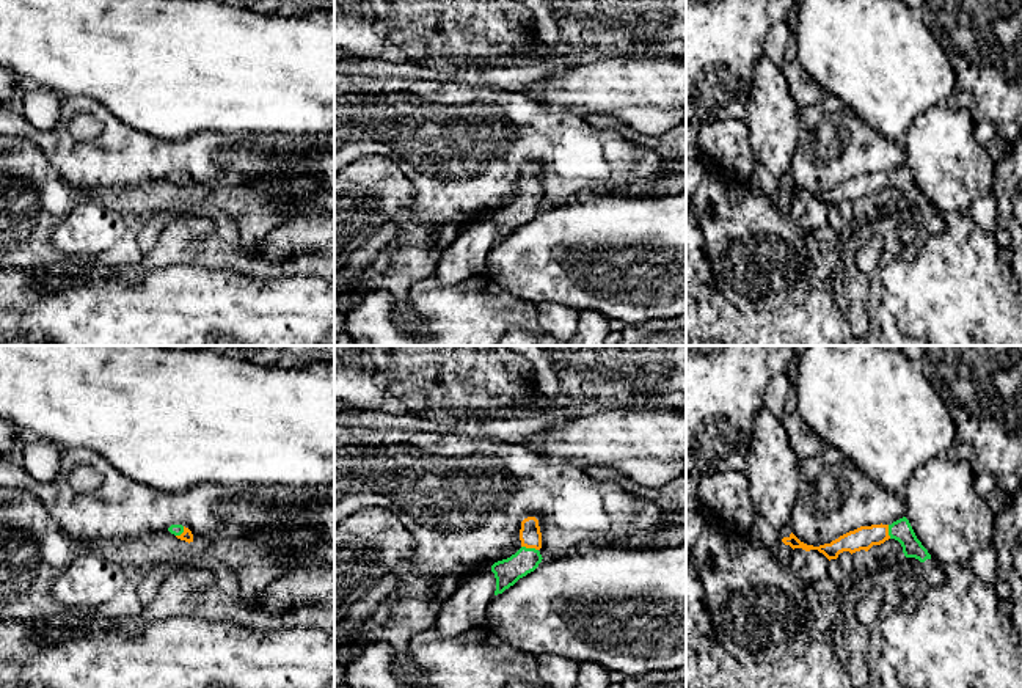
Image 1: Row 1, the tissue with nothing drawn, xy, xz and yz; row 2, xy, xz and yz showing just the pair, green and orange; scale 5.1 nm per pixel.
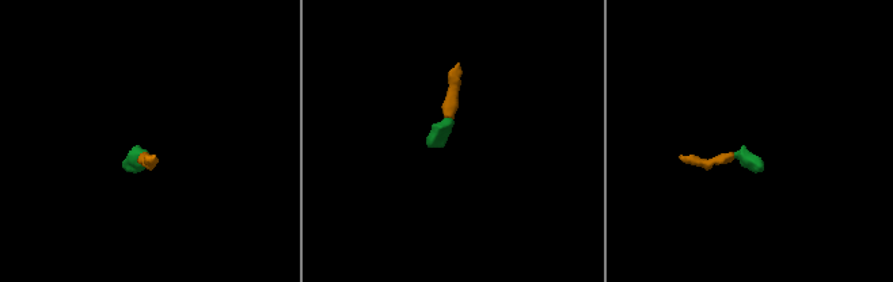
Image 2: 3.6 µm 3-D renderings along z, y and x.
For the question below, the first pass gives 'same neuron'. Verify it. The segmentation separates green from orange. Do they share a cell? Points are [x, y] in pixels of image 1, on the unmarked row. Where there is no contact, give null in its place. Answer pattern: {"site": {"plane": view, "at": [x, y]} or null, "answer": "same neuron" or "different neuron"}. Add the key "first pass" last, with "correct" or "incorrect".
{"site": {"plane": "xz", "at": [529, 197]}, "answer": "same neuron", "first pass": "correct"}

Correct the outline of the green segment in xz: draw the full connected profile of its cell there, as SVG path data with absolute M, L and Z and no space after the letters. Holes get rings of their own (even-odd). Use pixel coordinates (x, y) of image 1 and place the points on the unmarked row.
M535 165L521 170L520 188L521 196L515 203L491 214L496 226L495 243L502 242L520 226L534 220L543 207L538 199L542 196L542 181Z

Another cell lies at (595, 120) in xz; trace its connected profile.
M589 113L584 119L598 129L614 129L623 140L655 151L667 160L672 171L664 177L645 184L642 187L645 196L672 196L686 192L686 123L661 135L645 135L600 113Z

